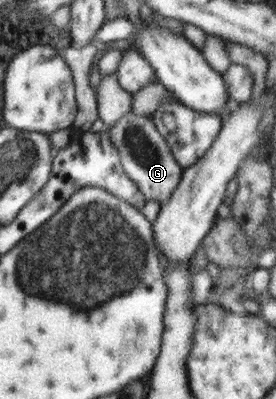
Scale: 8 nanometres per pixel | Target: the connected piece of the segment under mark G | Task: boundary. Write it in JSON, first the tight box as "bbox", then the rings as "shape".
{"bbox":[105,109,183,205],"shape":[[[130,109],[123,118],[117,118],[117,122],[105,127],[105,130],[110,134],[110,141],[121,156],[122,169],[127,178],[138,186],[146,199],[158,202],[159,205],[169,200],[170,194],[181,181],[183,168],[174,159],[170,147],[158,133],[158,129],[151,119],[145,118],[141,114],[133,114]]]}

